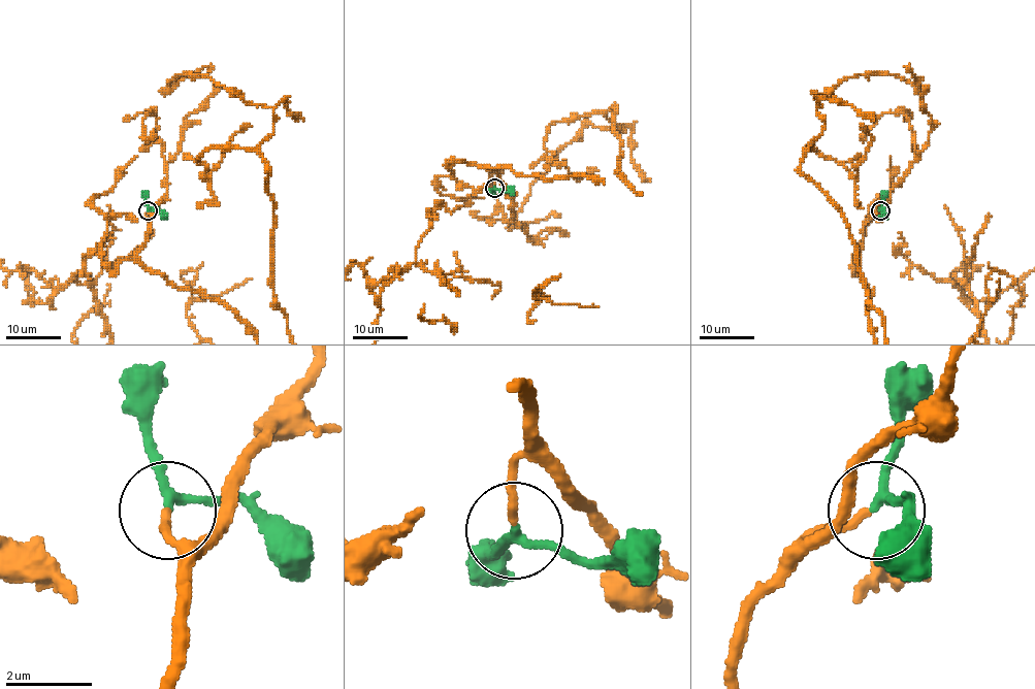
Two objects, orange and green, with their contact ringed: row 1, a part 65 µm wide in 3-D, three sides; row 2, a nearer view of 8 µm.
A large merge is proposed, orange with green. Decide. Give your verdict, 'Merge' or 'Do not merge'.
Merge

